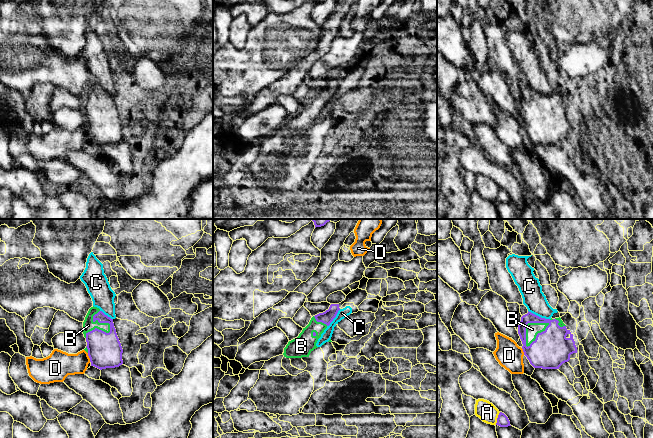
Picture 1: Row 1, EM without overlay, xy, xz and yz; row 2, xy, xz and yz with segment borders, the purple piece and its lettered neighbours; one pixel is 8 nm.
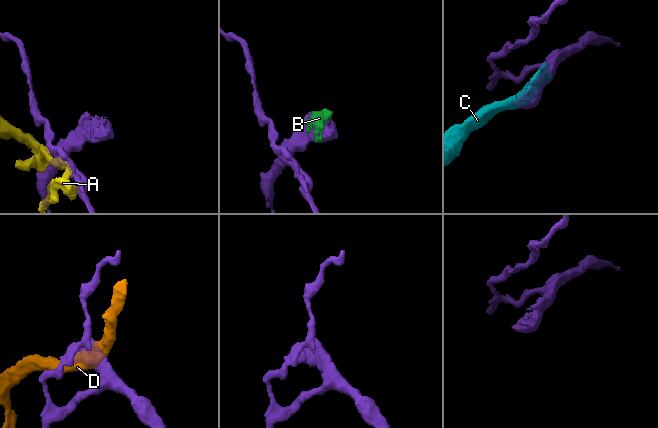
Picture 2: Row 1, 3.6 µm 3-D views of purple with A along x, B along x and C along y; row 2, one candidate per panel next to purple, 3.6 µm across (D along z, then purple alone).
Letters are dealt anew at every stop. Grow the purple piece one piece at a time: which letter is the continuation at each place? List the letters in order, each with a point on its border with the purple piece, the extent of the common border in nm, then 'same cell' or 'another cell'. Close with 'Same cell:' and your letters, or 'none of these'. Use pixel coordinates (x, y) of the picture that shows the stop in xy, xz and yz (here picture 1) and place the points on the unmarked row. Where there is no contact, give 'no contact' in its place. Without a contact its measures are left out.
A: meets purple in yz at (497, 194); contact 110 nm long; another cell
B: meets purple in yz at (537, 110); contact 260 nm long; same cell
C: meets purple in yz at (538, 92); contact 190 nm long; another cell
D: meets purple in xy at (89, 133); contact 80 nm long; another cell
Same cell: B

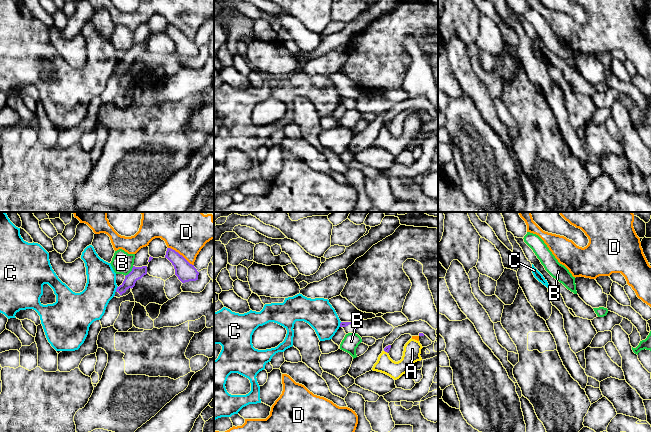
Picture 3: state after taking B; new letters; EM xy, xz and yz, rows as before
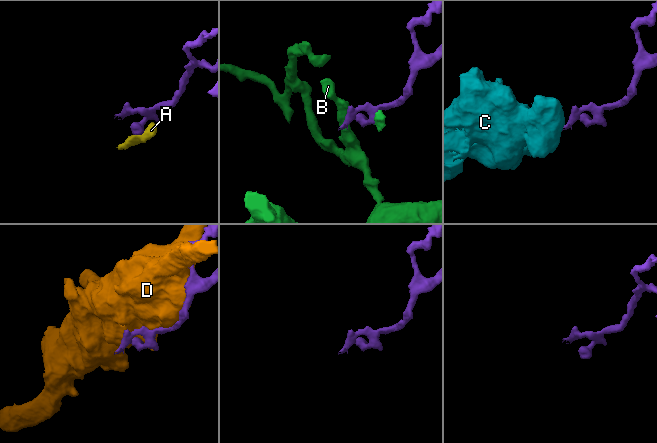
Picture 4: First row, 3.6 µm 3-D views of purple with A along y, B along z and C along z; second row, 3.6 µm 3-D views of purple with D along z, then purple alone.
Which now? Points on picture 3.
A: meets purple in xz at (386, 127); contact 40 nm long; another cell
B: meets purple in xy at (131, 47); contact 110 nm long; another cell
C: meets purple in xy at (116, 65); contact 50 nm long; another cell
D: meets purple in xy at (181, 31); contact 260 nm long; another cell
Same cell: none of these

